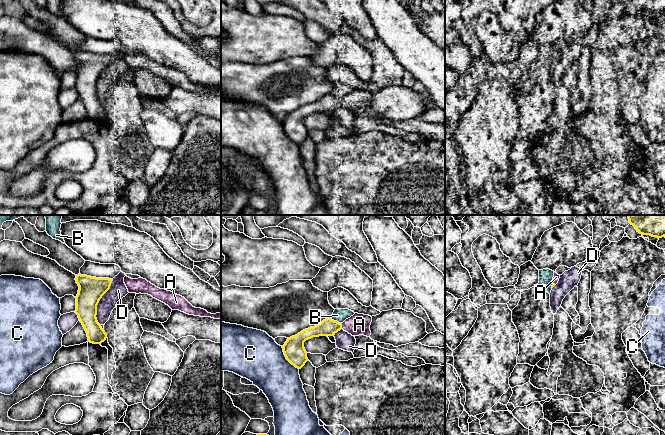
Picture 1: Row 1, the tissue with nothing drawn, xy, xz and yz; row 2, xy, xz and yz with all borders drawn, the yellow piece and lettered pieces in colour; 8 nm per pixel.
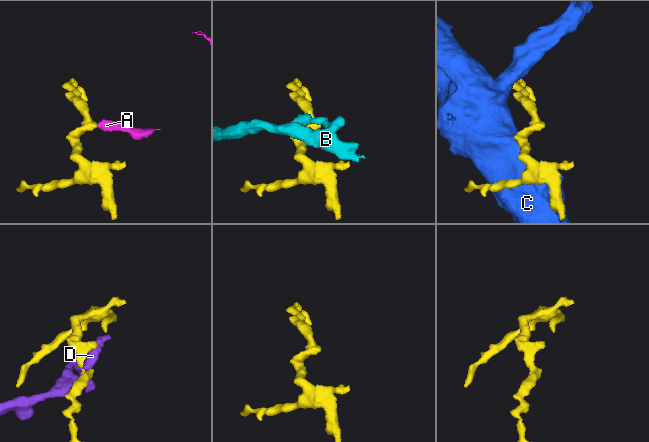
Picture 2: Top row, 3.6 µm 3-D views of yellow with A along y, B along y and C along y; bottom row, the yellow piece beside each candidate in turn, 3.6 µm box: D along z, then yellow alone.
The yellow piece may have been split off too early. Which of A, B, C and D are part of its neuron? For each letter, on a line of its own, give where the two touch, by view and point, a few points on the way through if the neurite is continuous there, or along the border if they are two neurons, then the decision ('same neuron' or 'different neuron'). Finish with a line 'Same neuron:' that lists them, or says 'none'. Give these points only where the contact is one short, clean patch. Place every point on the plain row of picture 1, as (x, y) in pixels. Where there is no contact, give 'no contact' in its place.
A: meets yellow in xz at (341, 102); same neuron
B: meets yellow in xz at (335, 97); different neuron
C: meets yellow in xz at (286, 134); different neuron
D: meets yellow in xy at (96, 89); different neuron
Same neuron: A

